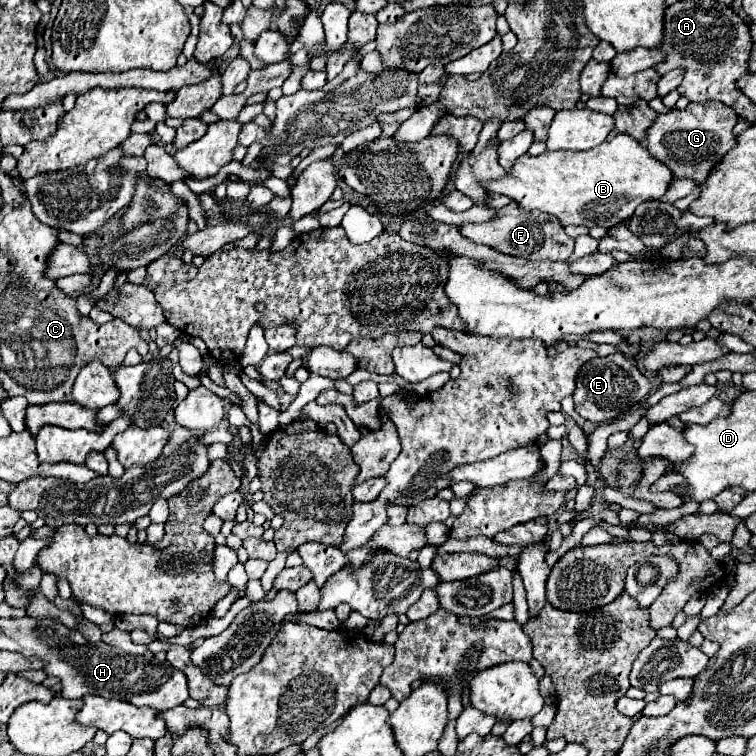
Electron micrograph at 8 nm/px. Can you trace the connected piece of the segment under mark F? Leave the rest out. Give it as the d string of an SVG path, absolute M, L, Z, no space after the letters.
M507 204L505 208L497 210L497 216L489 222L481 224L463 224L459 226L461 236L469 238L471 242L485 244L495 248L497 252L509 254L509 256L521 256L529 260L567 260L573 252L573 238L565 234L563 226L555 220L555 216L549 216L545 212L525 212L519 210L517 204Z

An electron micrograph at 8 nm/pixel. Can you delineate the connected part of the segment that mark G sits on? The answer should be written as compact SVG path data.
M707 102L707 104L689 104L685 110L671 110L669 114L659 114L655 124L647 132L647 150L655 160L661 160L673 172L673 178L691 178L697 186L705 184L709 172L723 160L723 156L735 146L733 126L737 124L737 114L733 108L721 102Z

